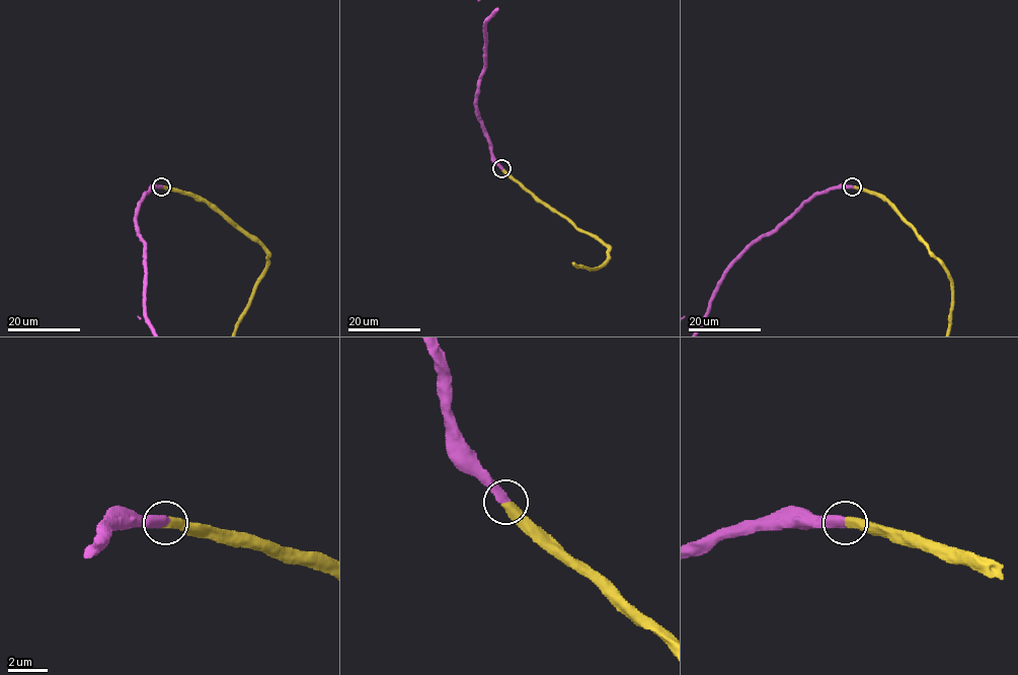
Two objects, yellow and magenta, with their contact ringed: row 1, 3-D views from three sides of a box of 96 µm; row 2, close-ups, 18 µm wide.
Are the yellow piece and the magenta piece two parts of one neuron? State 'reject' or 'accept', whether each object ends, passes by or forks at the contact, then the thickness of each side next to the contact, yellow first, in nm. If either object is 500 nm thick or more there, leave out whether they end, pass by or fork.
accept; 500 nm thick on the yellow side, 500 nm on the other

